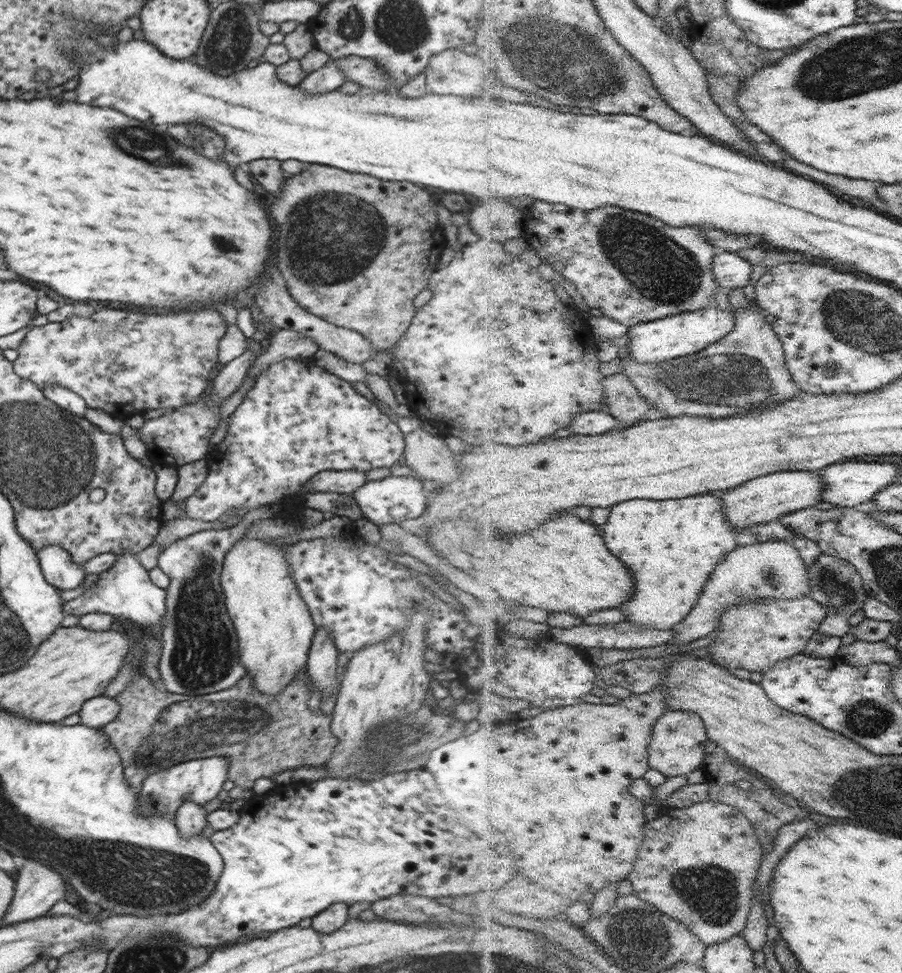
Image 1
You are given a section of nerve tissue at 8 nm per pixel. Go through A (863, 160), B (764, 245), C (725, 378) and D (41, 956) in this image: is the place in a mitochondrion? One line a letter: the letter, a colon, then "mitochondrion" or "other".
A: other
B: other
C: mitochondrion
D: other

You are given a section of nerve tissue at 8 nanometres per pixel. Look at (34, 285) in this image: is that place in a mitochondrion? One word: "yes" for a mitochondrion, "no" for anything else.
no

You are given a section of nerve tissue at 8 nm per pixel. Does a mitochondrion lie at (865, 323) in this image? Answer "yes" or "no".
yes

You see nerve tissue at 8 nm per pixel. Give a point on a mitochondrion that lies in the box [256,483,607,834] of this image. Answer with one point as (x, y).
(396, 738)

